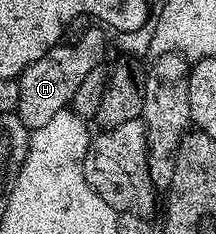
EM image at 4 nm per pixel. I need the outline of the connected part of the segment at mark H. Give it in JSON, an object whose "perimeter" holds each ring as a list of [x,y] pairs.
{"perimeter":[[[92,28],[77,40],[77,44],[60,44],[54,46],[41,60],[29,64],[19,75],[20,102],[17,109],[19,118],[28,130],[33,131],[49,124],[57,112],[68,109],[73,100],[73,92],[81,85],[81,80],[85,80],[85,75],[93,72],[104,61],[107,54],[107,34],[103,28]]]}

